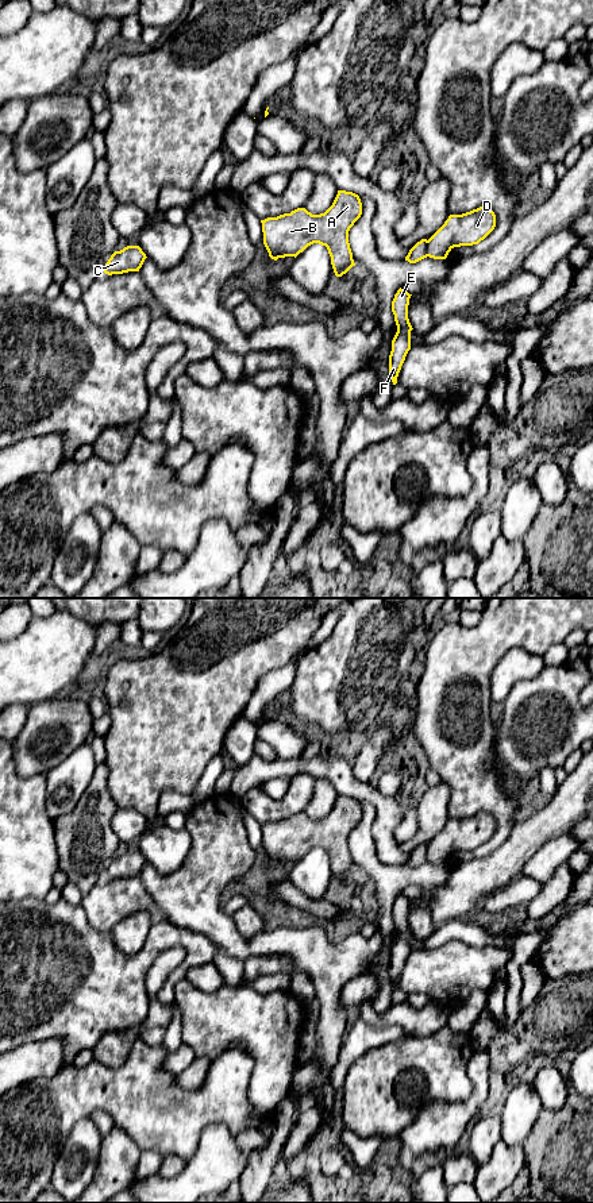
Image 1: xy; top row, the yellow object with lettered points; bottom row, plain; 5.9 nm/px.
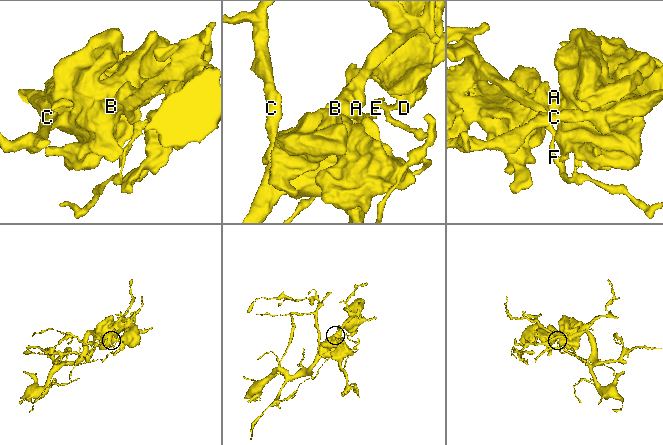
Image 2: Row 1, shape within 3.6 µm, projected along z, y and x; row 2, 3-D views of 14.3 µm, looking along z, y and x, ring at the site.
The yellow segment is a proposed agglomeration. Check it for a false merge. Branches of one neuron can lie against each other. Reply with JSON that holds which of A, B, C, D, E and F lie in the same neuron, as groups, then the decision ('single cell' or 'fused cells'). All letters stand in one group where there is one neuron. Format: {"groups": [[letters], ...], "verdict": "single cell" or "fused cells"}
{"groups": [["A", "B", "C", "D"], ["E", "F"]], "verdict": "fused cells"}

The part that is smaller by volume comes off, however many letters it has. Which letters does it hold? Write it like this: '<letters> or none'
E, F

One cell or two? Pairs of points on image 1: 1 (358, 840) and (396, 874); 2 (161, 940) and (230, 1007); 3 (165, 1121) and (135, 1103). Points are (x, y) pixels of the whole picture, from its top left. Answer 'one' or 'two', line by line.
1: one
2: two
3: one

